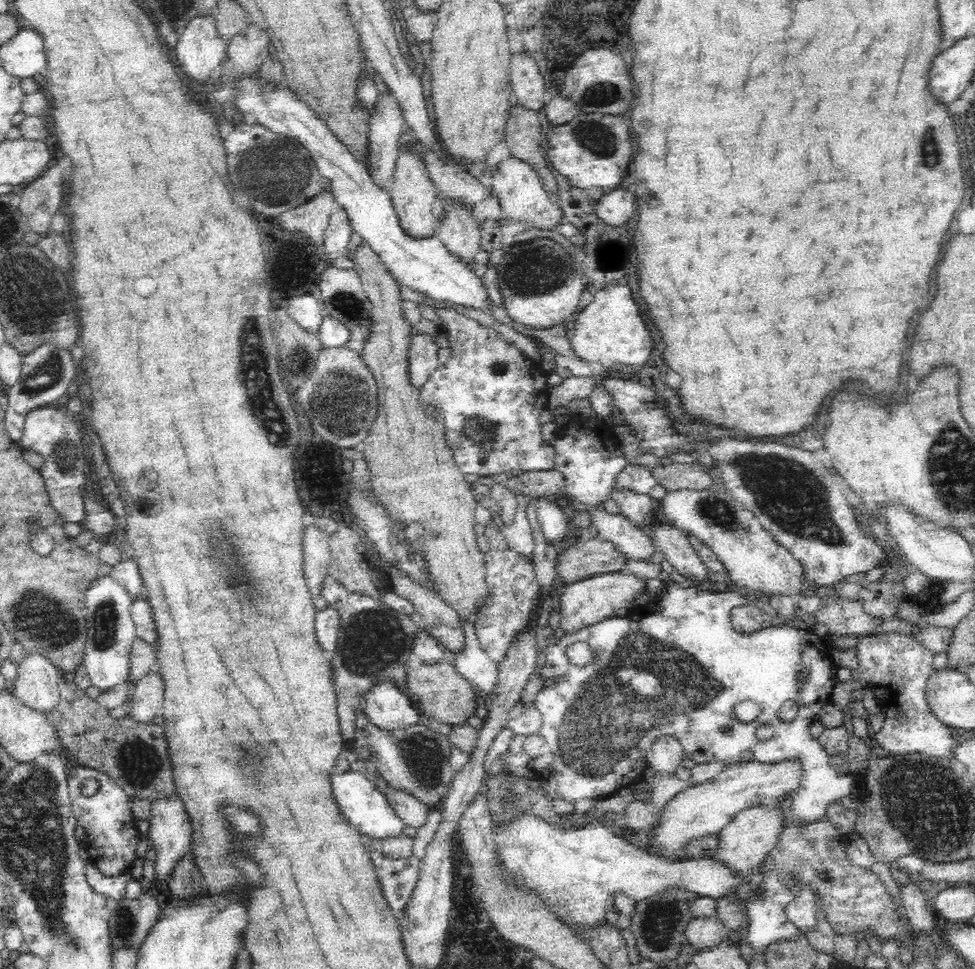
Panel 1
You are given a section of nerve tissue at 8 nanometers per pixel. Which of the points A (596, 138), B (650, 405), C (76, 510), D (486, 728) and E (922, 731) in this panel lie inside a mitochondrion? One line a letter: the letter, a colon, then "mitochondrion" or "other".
A: mitochondrion
B: mitochondrion
C: other
D: other
E: other

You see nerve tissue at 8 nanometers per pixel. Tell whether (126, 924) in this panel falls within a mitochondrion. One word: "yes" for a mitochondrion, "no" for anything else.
yes

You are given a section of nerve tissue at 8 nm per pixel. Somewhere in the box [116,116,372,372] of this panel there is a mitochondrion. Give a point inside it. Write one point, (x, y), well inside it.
(277, 173)

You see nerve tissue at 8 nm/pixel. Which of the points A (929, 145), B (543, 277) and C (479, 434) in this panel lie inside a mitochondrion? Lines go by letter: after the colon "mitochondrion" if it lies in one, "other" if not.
A: mitochondrion
B: mitochondrion
C: mitochondrion

